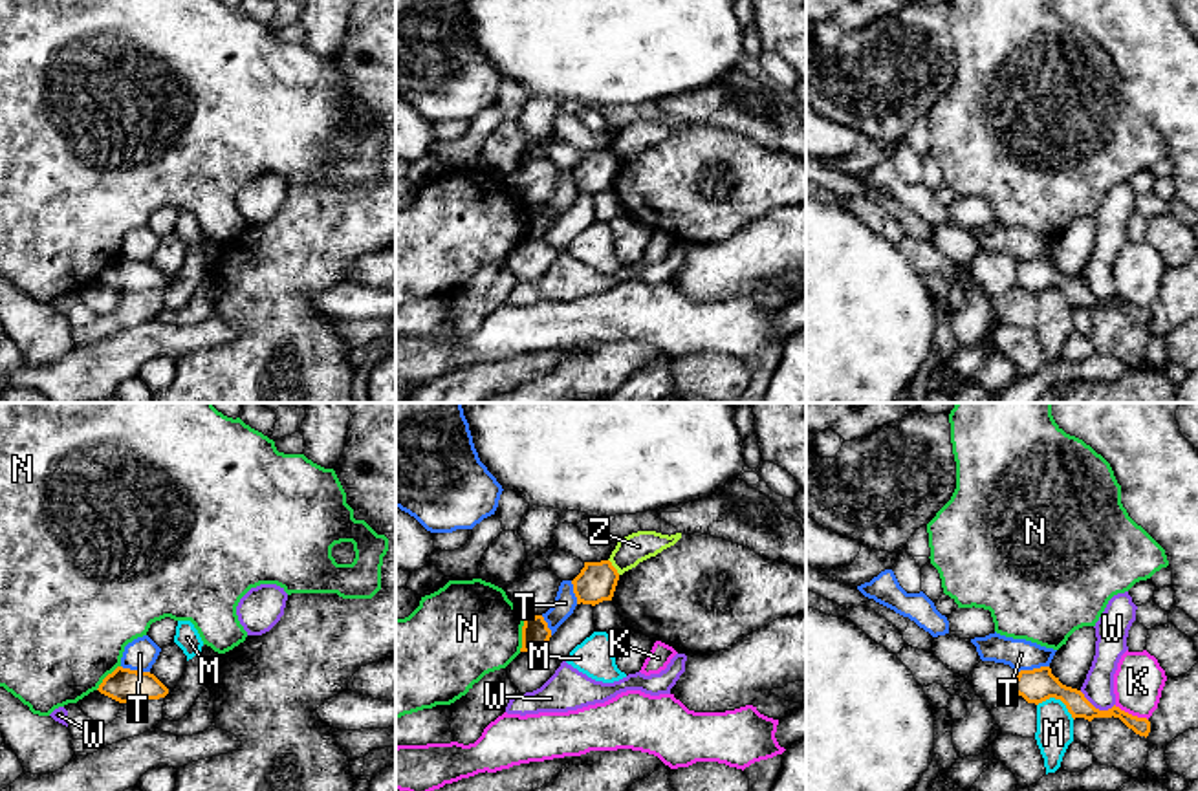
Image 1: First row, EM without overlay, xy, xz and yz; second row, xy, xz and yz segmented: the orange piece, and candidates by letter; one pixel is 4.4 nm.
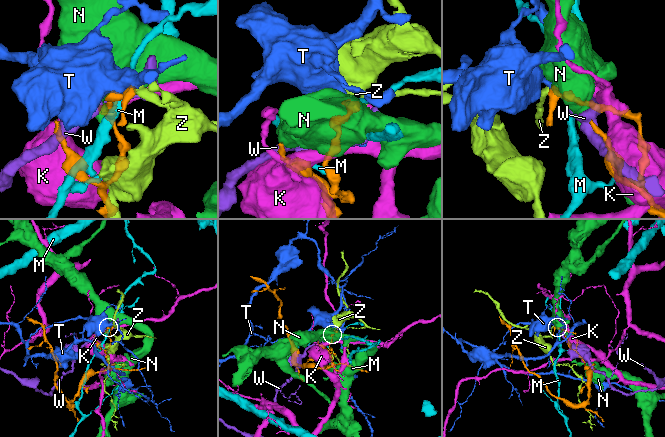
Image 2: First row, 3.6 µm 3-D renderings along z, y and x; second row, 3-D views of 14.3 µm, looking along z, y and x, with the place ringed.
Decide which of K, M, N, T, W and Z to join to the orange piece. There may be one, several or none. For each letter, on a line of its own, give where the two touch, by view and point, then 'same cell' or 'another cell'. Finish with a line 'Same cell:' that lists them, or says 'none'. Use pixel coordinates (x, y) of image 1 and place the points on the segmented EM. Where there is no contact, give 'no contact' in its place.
K: contact yz (1131, 715); another cell
M: contact yz (1057, 698); another cell
N: contact xz (522, 634); another cell
T: contact yz (1034, 669); another cell
W: contact yz (1098, 709); another cell
Z: contact xz (612, 566); another cell
Same cell: none

